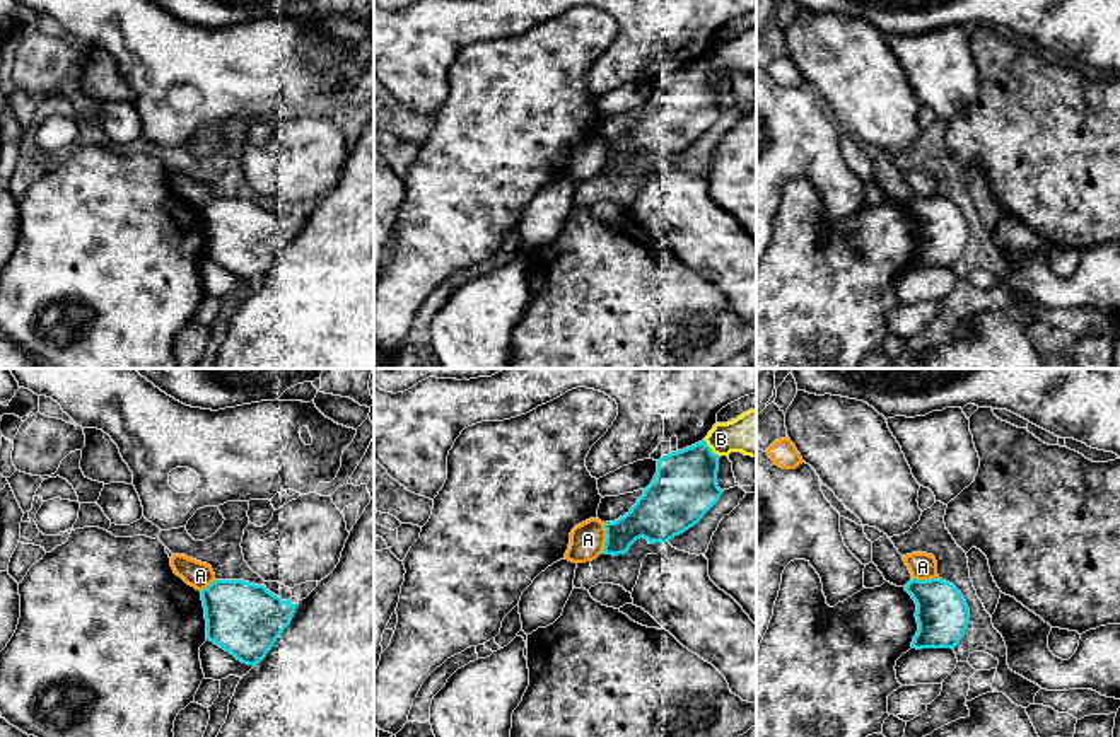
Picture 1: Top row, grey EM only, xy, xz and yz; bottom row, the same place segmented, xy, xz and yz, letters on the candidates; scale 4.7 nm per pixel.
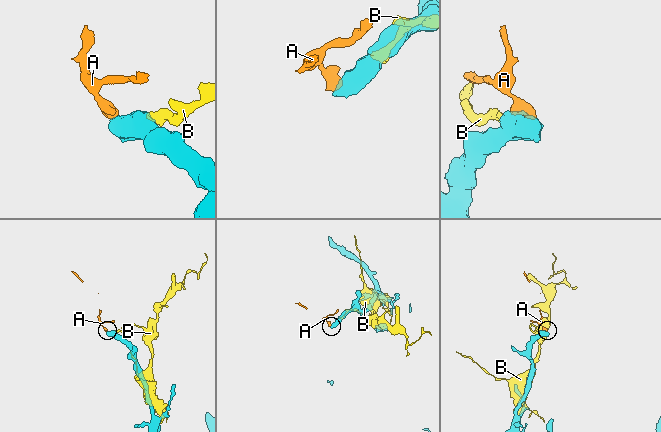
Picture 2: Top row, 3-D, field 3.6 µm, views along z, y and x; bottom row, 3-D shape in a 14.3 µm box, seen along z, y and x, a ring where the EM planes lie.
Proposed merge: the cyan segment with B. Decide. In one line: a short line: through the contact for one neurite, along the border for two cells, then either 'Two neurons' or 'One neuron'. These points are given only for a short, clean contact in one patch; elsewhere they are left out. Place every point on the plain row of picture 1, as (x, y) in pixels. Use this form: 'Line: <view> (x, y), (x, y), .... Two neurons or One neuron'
Line: xz (704, 58), (719, 74). Two neurons

